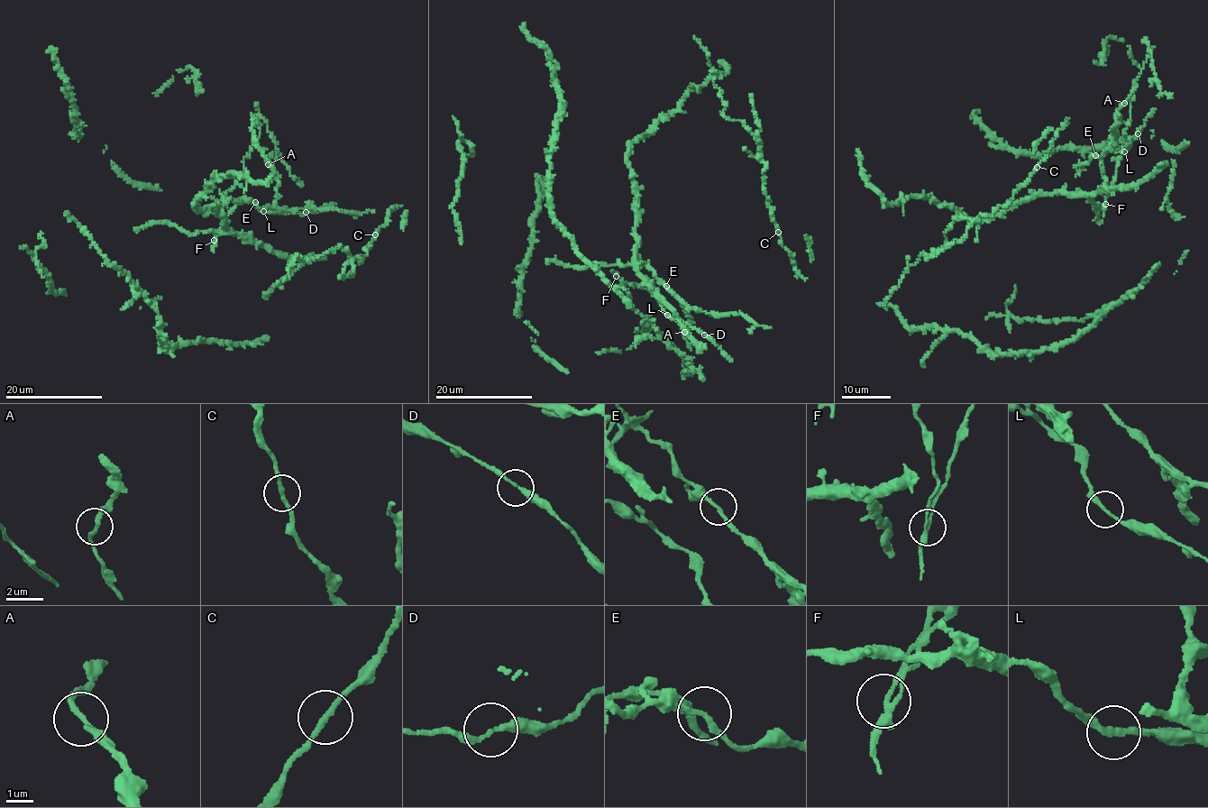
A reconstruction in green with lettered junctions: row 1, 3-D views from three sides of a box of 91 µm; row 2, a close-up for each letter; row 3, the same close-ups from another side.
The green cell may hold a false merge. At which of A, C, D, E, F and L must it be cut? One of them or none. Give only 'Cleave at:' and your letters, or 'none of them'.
Cleave at: F

